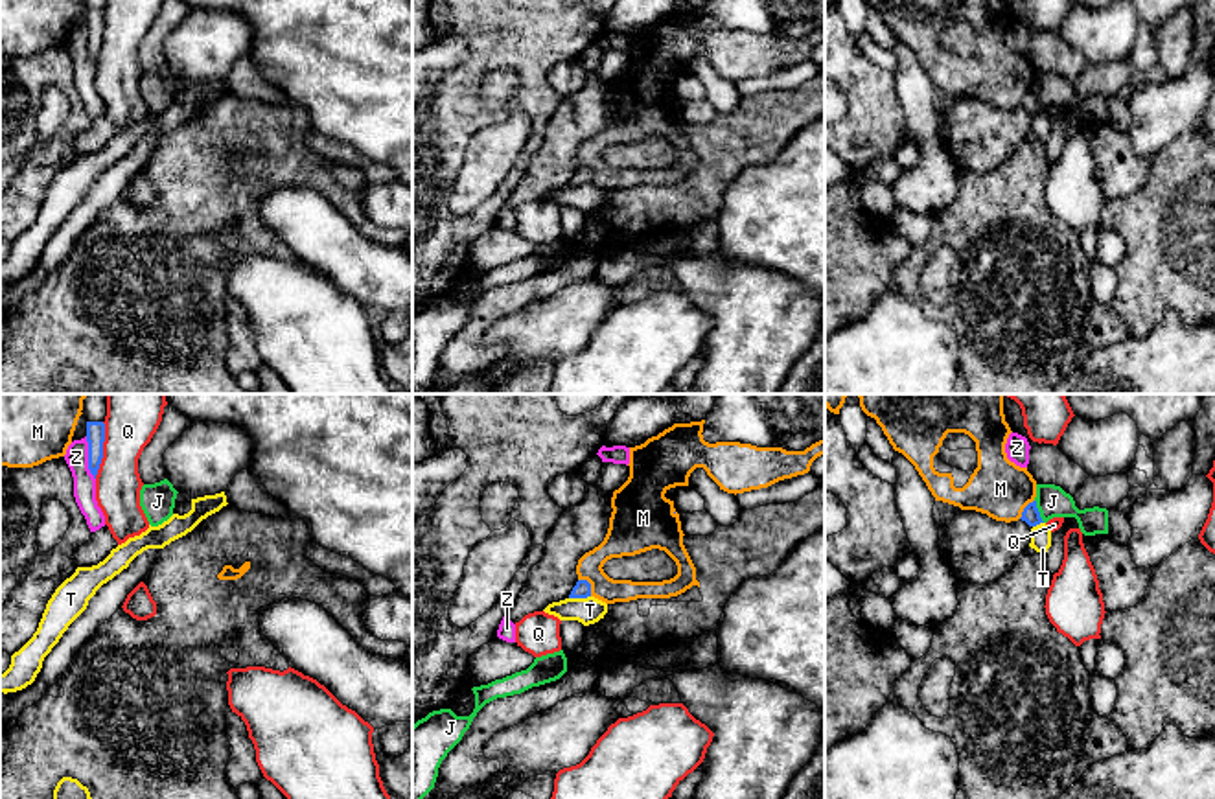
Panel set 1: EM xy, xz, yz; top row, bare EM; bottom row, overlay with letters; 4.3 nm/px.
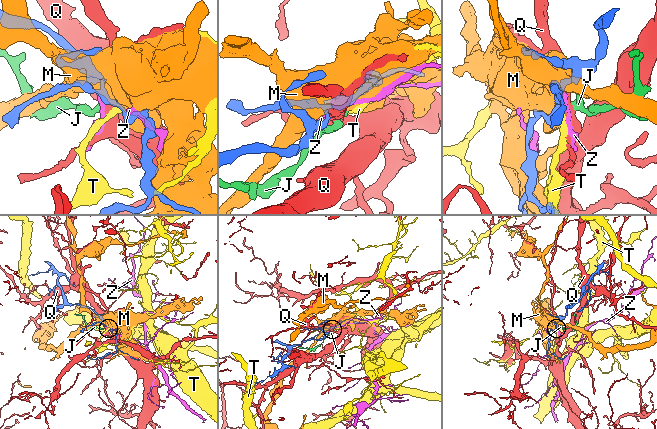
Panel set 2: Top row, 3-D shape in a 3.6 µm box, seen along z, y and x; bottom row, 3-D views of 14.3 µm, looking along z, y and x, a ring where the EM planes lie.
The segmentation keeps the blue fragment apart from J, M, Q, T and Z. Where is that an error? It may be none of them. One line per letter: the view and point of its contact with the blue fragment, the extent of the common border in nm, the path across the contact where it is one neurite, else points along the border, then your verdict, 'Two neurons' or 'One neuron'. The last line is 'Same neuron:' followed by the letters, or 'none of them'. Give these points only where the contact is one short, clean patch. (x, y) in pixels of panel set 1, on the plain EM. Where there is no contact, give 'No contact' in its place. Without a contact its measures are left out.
J: Touches blue at yz (1037, 98). Shared border 110 nm. Boundary: yz (1035, 87), (1039, 104), (1044, 109). Two neurons
M: Touches blue at xz (590, 172). Shared border 100 nm. Two neurons
Q: Touches blue at xy (102, 37). Shared border 260 nm. Two neurons
T: Touches blue at xz (578, 185). Shared border 100 nm. Boundary: xz (590, 183), (569, 186). Two neurons
Z: Touches blue at xy (89, 46). Shared border 200 nm. Two neurons
Same neuron: none of them

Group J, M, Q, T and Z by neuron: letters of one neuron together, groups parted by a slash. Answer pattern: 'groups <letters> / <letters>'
groups J / M / Q / T / Z

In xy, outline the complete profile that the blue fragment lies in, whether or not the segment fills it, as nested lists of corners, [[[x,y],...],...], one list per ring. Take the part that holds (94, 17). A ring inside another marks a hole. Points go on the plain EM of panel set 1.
[[[87,9],[87,29],[88,29],[88,57],[96,66],[103,46],[103,29],[105,29],[103,9]]]

